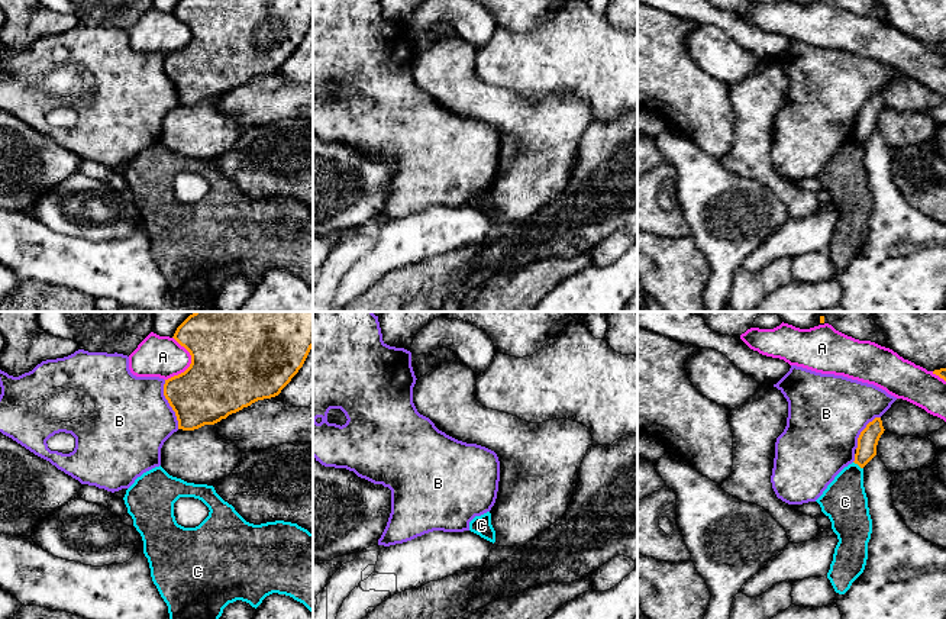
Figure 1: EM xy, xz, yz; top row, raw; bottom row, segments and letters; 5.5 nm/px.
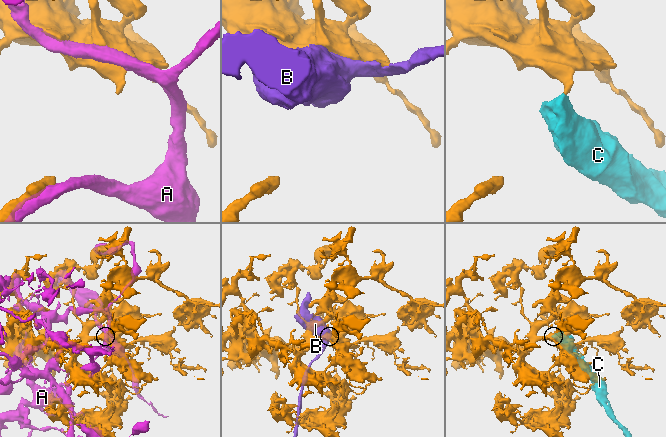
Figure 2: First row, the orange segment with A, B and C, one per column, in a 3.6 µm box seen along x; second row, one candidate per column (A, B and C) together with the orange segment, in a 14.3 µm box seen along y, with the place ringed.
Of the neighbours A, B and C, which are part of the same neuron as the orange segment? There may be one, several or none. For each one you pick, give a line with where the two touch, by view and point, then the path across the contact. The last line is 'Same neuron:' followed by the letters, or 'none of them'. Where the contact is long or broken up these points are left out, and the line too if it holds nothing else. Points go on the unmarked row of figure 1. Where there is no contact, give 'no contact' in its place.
Same neuron: none of them

